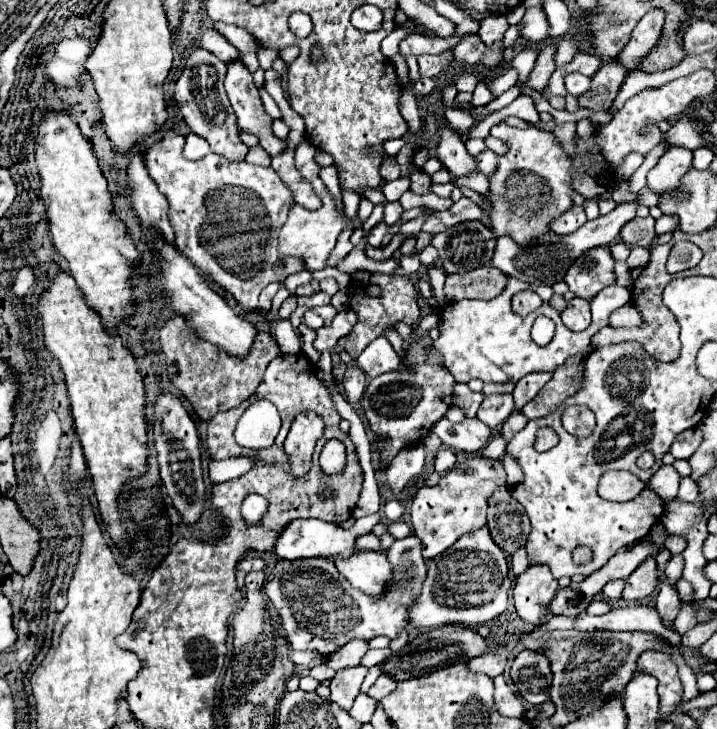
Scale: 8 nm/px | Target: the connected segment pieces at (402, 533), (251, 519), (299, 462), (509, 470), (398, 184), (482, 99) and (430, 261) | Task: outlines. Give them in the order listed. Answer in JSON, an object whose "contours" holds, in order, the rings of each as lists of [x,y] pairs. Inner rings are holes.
{"contours":[[[[400,521],[400,523],[390,523],[390,525],[388,525],[388,531],[390,531],[396,539],[404,539],[404,537],[412,535],[410,525],[406,525],[404,521]]],[[[248,495],[242,503],[242,515],[246,519],[246,523],[258,523],[262,517],[264,517],[264,511],[266,511],[266,499],[260,497],[260,495]]],[[[314,411],[296,415],[284,442],[290,473],[298,479],[308,473],[316,441],[324,435],[324,421]]],[[[506,453],[502,457],[502,463],[504,463],[504,469],[506,469],[506,475],[508,475],[508,485],[518,485],[522,479],[524,479],[524,473],[520,469],[520,465],[516,461],[512,461],[512,457]]],[[[396,179],[396,181],[388,181],[382,185],[382,193],[386,197],[386,201],[398,201],[400,195],[404,191],[410,189],[410,181],[408,179]]],[[[484,81],[478,83],[476,91],[474,91],[474,99],[472,99],[472,107],[482,107],[482,105],[488,105],[492,101],[492,93],[490,89],[486,87]]],[[[430,244],[424,248],[424,251],[420,253],[420,261],[422,261],[422,265],[424,267],[434,267],[434,265],[438,265],[438,251],[436,248],[432,247]]]]}

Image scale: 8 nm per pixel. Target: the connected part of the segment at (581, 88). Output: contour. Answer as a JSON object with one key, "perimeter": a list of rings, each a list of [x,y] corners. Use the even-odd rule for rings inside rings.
{"perimeter":[[[568,73],[566,75],[566,89],[568,89],[568,93],[584,93],[586,89],[588,89],[588,85],[590,85],[590,79],[588,77],[584,77],[582,73]]]}

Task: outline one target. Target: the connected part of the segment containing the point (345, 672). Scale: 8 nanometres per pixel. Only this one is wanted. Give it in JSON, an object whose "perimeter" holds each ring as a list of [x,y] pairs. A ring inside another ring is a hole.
{"perimeter":[[[346,667],[346,669],[338,669],[334,679],[330,681],[330,699],[334,703],[338,703],[342,709],[350,709],[356,695],[360,693],[360,685],[366,677],[368,669],[366,667]]]}

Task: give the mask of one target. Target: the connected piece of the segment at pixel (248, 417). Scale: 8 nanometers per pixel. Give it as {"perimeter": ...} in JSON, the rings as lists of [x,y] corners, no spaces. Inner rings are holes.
{"perimeter":[[[270,401],[252,403],[236,425],[236,443],[248,449],[270,447],[280,431],[278,409]]]}

